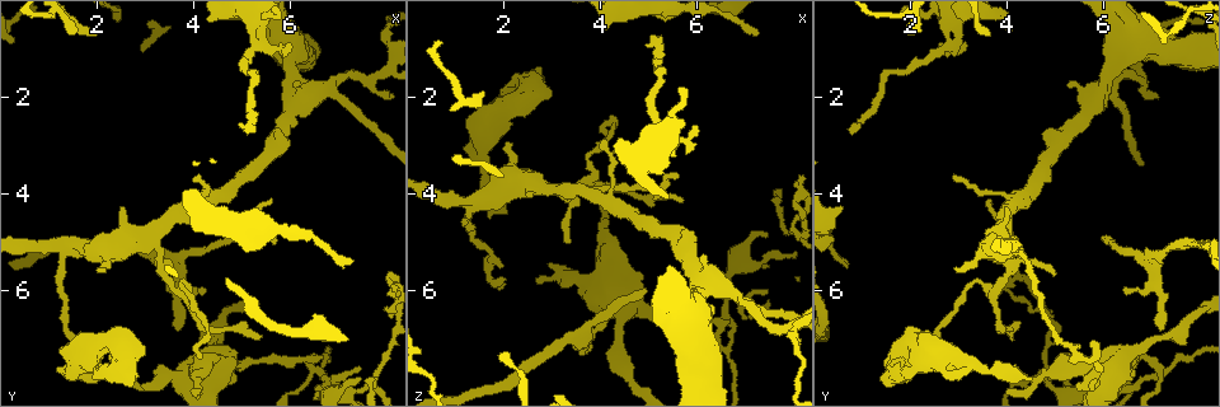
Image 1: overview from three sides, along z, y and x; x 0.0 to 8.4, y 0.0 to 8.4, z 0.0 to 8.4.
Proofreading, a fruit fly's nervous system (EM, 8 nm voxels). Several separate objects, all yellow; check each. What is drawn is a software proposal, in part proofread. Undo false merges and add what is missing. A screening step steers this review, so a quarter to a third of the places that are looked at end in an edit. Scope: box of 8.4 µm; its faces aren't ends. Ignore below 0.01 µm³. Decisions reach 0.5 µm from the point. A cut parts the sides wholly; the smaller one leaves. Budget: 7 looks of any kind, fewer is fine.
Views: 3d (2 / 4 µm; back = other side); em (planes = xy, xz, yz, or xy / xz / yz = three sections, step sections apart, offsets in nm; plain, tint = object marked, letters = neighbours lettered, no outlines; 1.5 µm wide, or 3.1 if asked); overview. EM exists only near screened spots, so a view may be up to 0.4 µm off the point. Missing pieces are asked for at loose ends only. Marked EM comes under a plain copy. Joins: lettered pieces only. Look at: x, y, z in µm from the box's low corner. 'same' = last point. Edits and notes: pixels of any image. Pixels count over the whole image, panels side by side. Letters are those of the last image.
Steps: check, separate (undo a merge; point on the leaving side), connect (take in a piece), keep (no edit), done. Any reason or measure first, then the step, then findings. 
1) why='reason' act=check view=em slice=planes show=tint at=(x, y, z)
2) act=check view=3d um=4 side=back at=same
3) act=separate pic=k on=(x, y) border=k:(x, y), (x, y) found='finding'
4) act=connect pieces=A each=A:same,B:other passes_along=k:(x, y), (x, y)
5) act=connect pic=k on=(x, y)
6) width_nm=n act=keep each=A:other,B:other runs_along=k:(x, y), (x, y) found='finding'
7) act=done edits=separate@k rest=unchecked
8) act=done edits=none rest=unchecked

why='branch stops here' act=check view=em slice=yz step=4 show=tint at=(4.15, 4.20, 0.55)

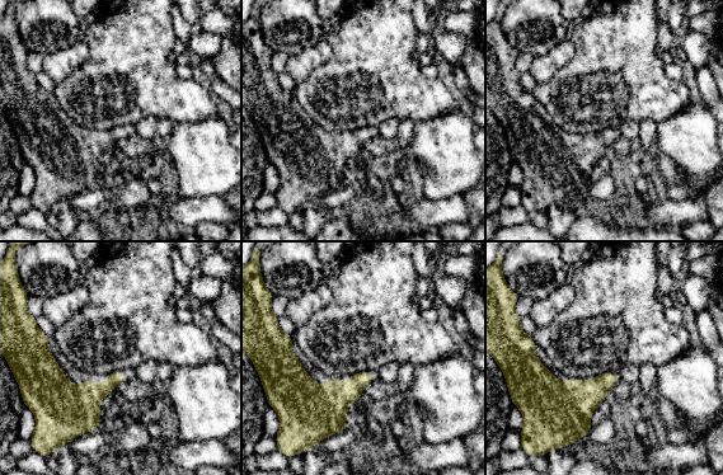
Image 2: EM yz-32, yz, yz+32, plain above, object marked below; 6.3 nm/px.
why='cut it another way' act=check view=em slice=planes show=letters at=same

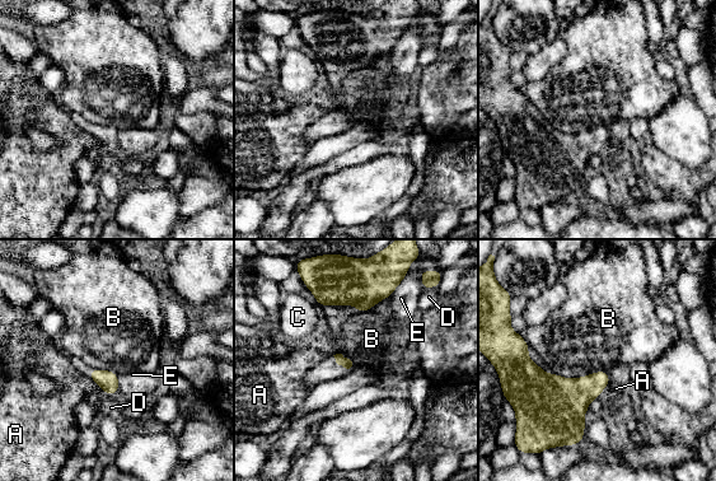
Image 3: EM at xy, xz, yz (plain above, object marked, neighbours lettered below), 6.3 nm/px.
act=keep each=A:other,B:other,C:other,D:other,E:other border=3:(391, 295), (356, 313) found='none of them fits'

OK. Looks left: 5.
why='sharp bend' act=check view=3d um=4 at=(5.25, 1.45, 1.55)

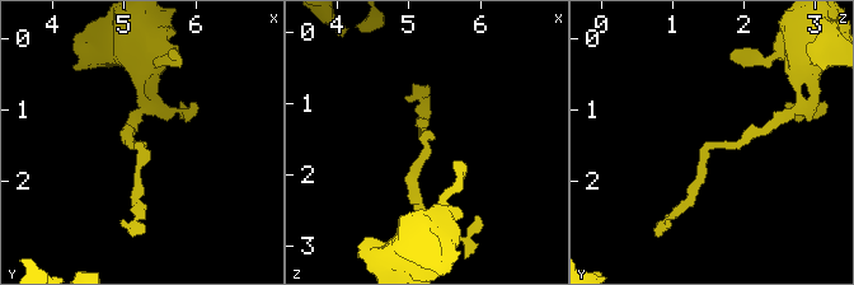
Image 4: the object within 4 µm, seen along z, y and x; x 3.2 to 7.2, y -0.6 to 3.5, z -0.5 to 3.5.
act=check view=em slice=planes show=letters at=(5.30, 1.50, 1.60)

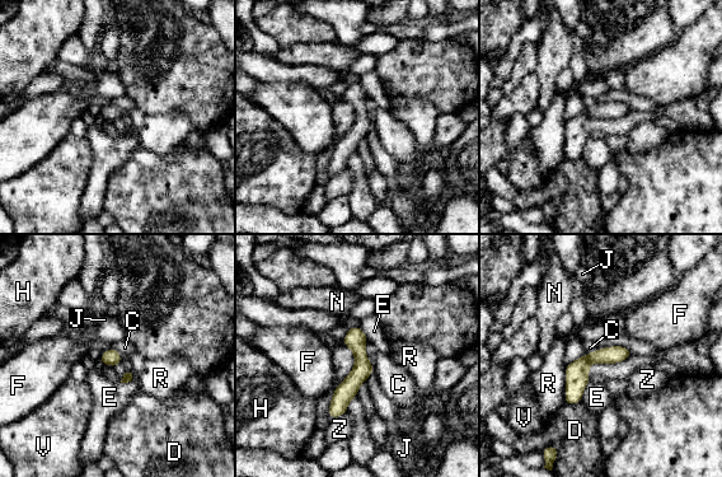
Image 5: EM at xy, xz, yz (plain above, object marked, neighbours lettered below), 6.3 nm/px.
width_nm=110 act=keep each=C:other,D:other,E:other,F:other,H:other,J:other,N:other,R:other,V:other,Z:other runs_along=5:(357, 330), (360, 373), (332, 415) found='one neuron here'

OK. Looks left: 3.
why='free end' act=check view=em slice=yz step=4 show=letters at=(5.00, 4.95, 6.05)

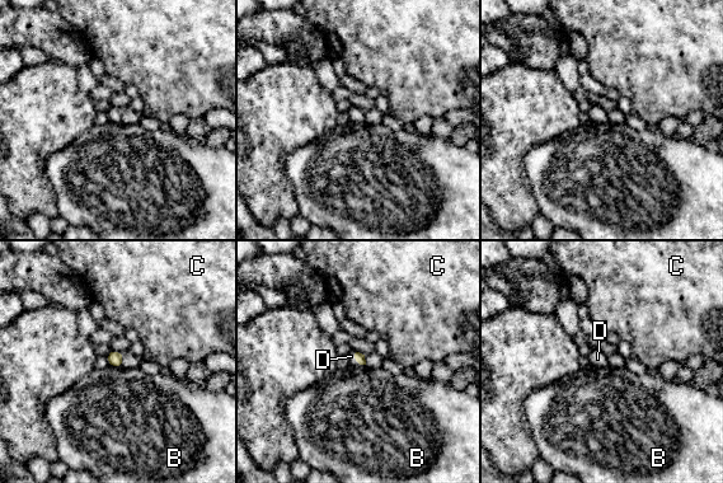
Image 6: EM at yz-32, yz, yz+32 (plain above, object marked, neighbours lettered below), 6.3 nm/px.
act=connect pieces=D each=B:other,C:other,D:same passes_along=6:(360, 357), (356, 360), (351, 356) found='it goes on there'

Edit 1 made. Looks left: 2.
act=done edits=connect@6 rest=unchecked

